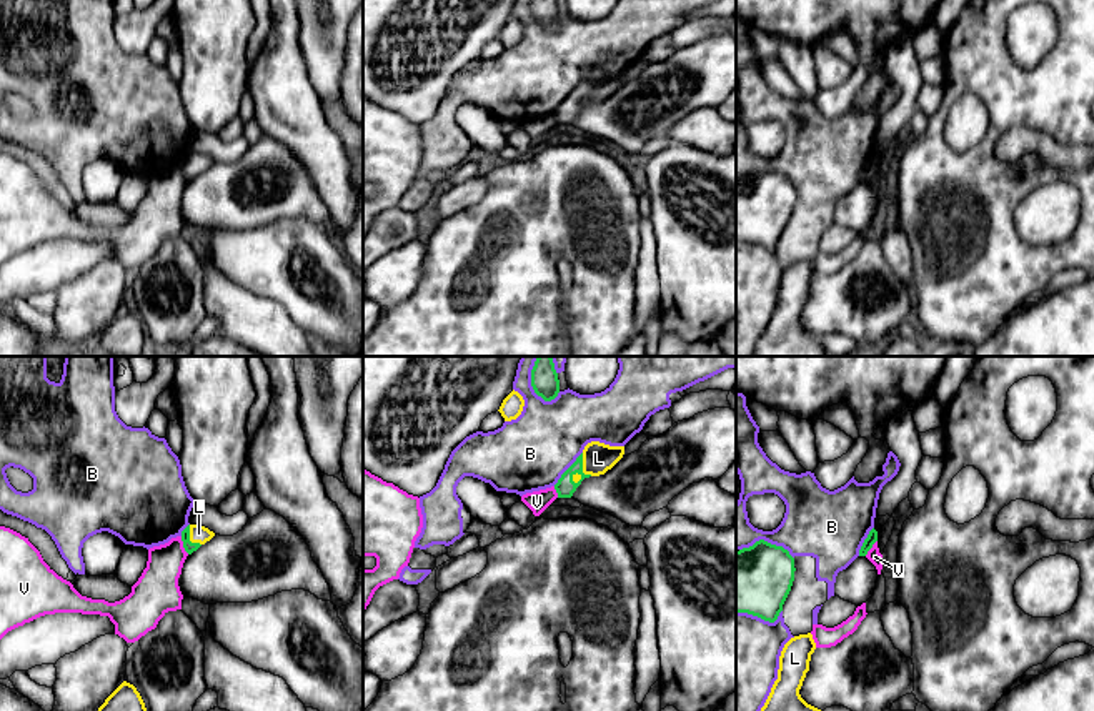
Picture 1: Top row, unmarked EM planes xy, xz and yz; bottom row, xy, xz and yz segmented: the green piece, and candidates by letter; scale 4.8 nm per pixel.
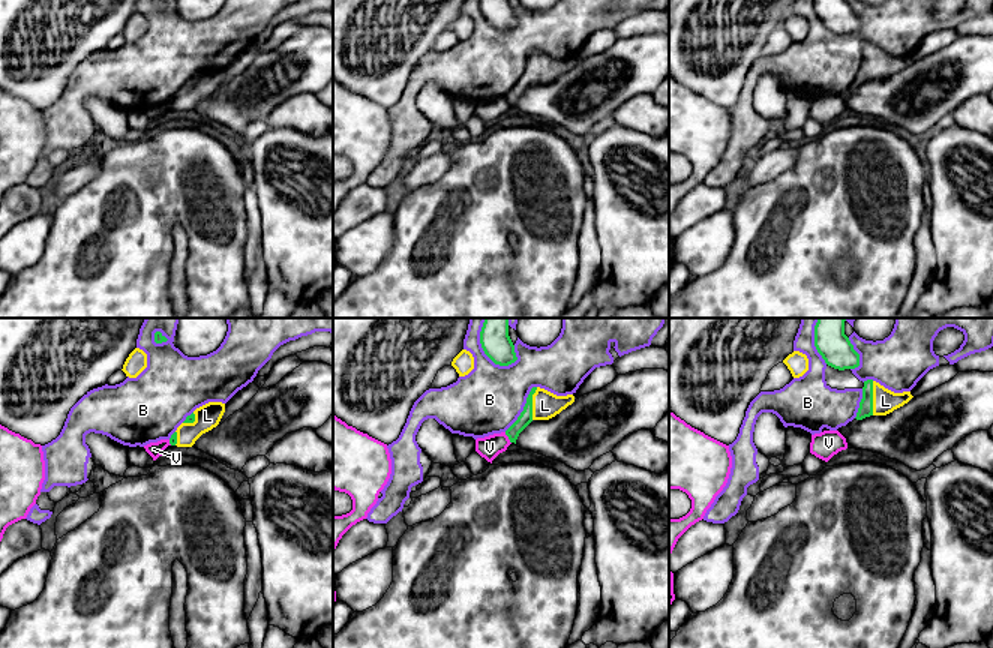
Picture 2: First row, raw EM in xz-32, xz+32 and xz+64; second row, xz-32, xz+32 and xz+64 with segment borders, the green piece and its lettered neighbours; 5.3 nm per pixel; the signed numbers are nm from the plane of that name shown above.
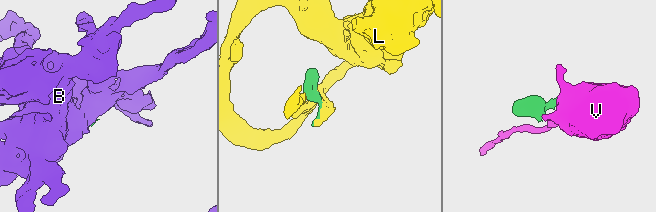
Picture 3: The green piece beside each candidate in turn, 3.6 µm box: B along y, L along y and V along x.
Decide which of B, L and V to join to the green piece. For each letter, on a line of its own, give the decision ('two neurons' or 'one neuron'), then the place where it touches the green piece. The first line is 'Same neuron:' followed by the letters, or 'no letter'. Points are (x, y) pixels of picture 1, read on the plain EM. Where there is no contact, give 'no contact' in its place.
Same neuron: L
B: two neurons; meets green in yz at (766, 169)
L: one neuron; meets green in xz at (581, 95)
V: two neurons; meets green in xy at (183, 172)

